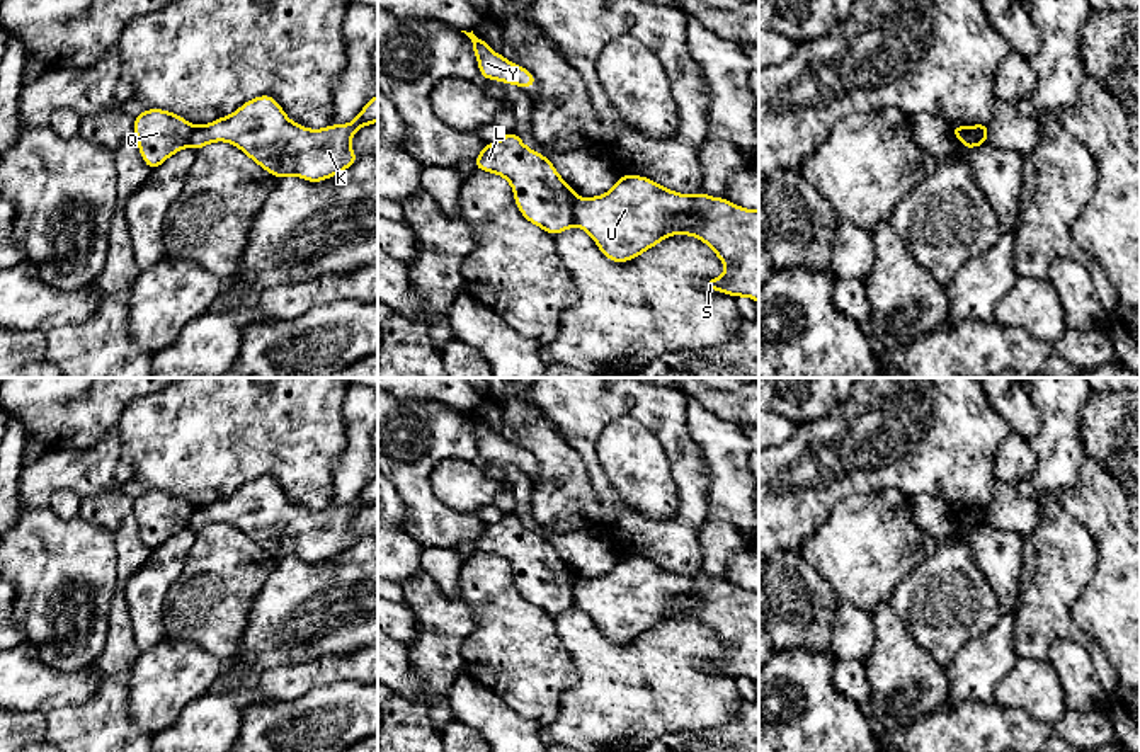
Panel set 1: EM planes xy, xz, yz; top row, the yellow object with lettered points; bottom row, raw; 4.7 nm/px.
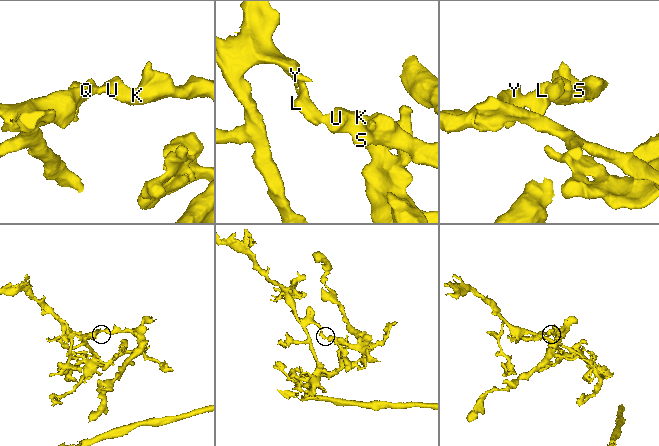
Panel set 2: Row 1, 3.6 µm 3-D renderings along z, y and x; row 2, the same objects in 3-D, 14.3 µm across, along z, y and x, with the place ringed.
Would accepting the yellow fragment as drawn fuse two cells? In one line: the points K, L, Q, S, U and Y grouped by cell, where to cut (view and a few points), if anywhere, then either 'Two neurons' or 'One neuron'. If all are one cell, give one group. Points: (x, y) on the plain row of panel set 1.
Groups: K S U / L Q Y. Split along yz (986, 518), (977, 512), (965, 512), (960, 521). Two neurons

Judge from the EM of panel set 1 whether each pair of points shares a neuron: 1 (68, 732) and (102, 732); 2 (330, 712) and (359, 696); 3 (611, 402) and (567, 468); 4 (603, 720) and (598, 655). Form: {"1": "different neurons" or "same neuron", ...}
{"1": "same neuron", "2": "same neuron", "3": "different neurons", "4": "same neuron"}

